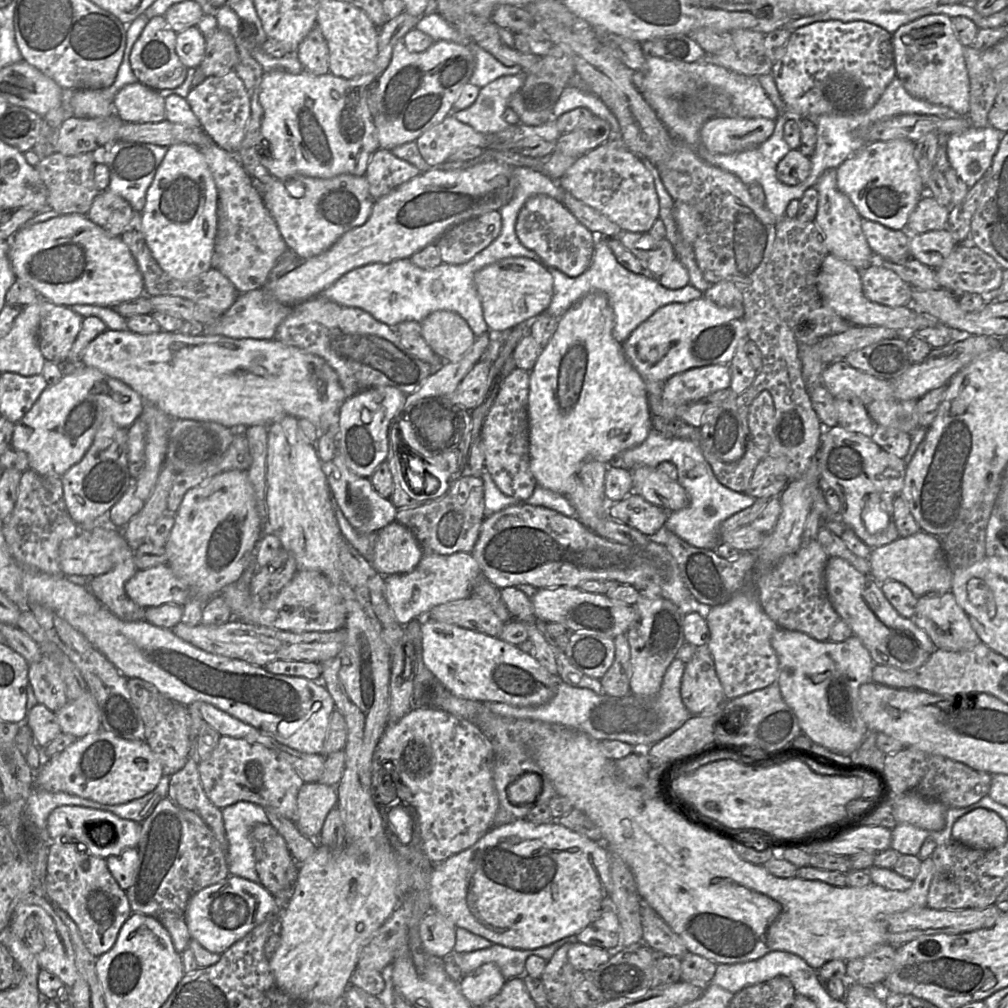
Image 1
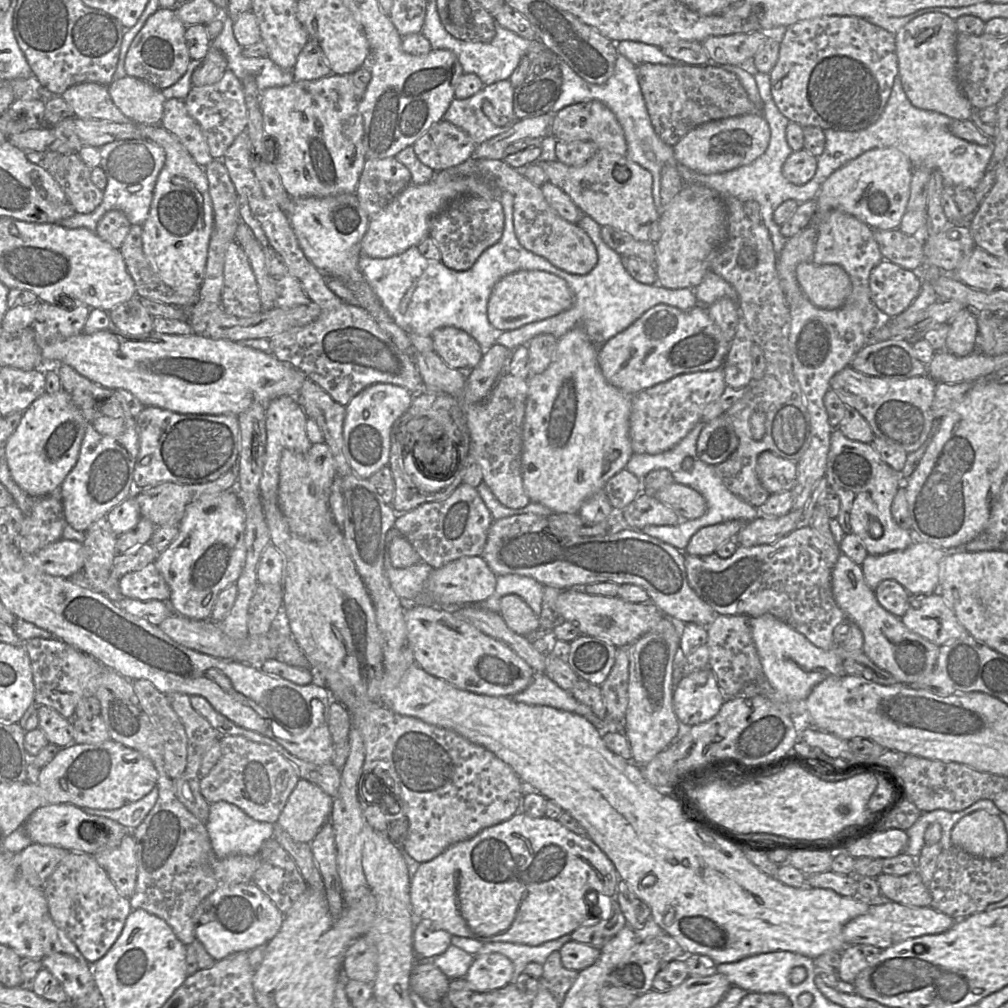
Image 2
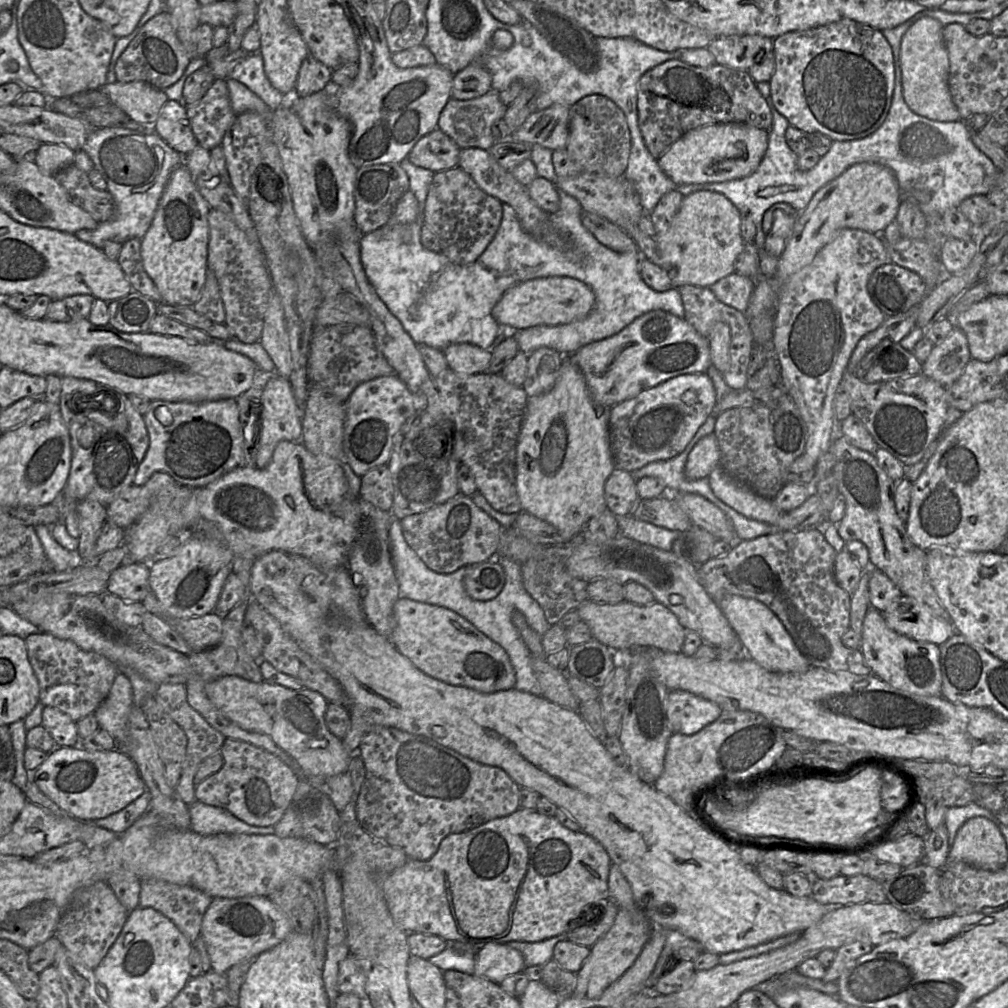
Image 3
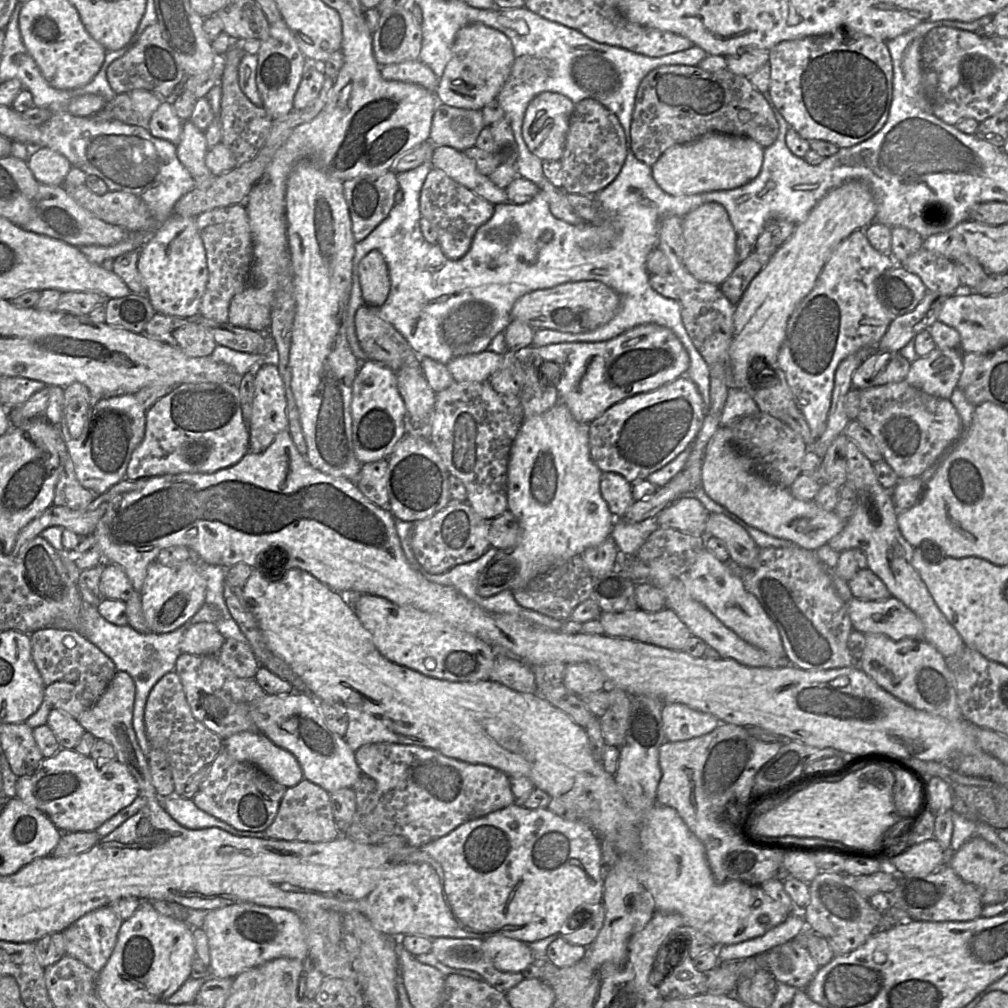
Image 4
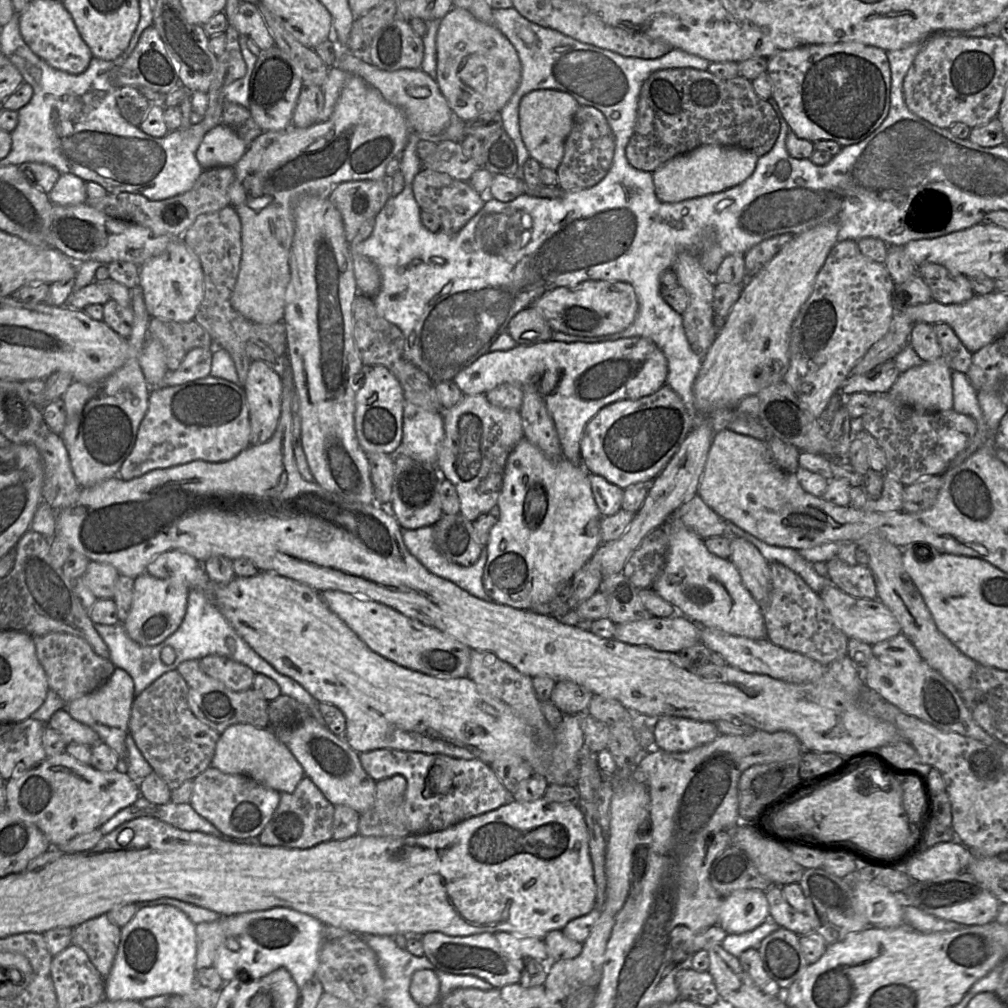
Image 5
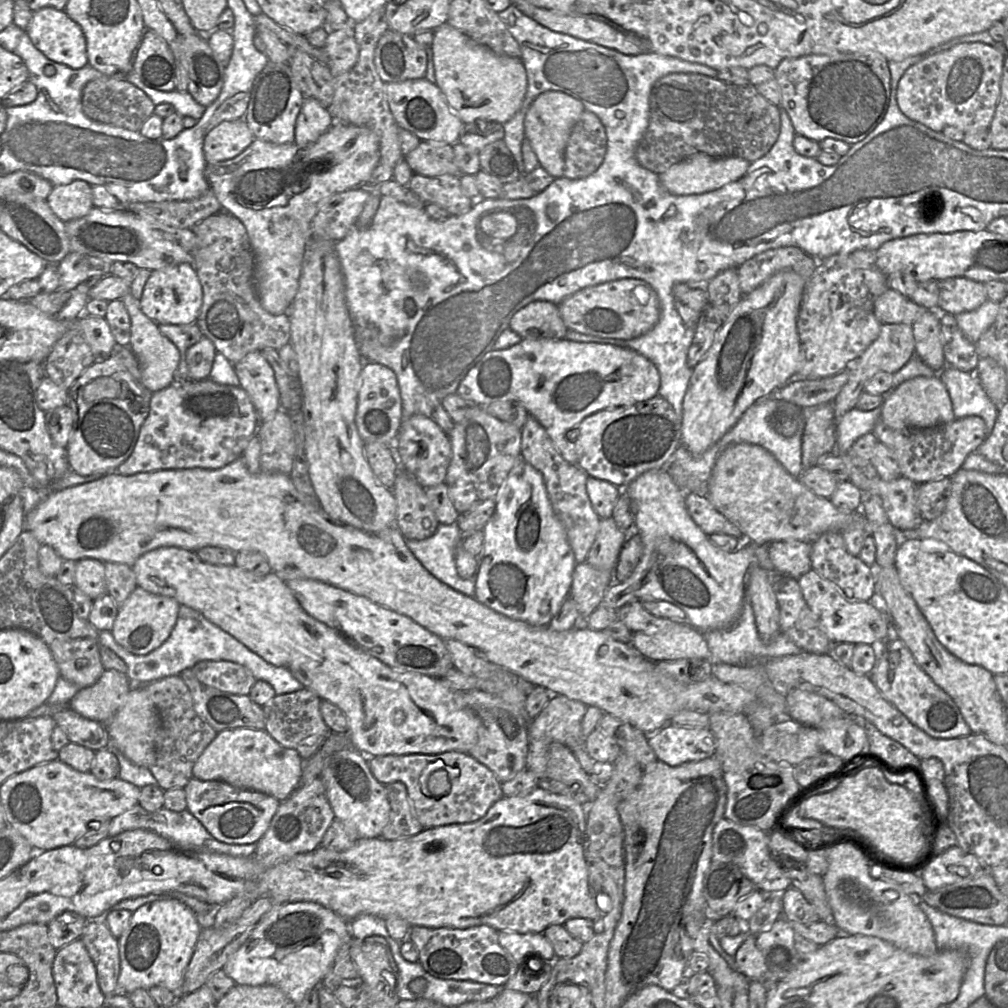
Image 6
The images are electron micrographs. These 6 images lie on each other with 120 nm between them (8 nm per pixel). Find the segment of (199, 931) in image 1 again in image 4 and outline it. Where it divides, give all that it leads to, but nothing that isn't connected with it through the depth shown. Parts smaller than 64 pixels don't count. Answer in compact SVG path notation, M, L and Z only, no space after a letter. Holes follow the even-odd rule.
M237 903L207 912L201 927L208 938L210 976L234 978L247 969L267 961L286 957L305 961L308 958L306 934L300 916L285 908L253 903Z

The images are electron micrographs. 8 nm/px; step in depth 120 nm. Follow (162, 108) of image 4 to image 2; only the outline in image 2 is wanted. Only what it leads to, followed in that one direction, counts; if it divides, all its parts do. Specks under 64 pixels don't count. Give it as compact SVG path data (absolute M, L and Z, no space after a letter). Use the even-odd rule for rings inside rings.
M166 100L159 125L176 136L199 166L205 168L213 160L200 126L188 114L183 100Z

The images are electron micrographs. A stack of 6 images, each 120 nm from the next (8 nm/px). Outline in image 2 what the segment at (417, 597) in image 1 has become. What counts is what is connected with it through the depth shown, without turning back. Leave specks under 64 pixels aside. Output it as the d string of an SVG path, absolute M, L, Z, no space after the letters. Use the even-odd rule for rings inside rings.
M463 556L439 568L432 569L425 592L432 603L441 607L461 607L478 604L490 597L496 586L497 575L480 556Z

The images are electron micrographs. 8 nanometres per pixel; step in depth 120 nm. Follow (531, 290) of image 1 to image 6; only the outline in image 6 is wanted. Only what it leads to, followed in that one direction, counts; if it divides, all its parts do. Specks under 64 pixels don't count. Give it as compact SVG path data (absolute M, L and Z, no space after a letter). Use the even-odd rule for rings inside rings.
M627 278L583 288L558 304L569 330L602 337L629 340L652 329L659 321L661 305L656 291L647 282Z

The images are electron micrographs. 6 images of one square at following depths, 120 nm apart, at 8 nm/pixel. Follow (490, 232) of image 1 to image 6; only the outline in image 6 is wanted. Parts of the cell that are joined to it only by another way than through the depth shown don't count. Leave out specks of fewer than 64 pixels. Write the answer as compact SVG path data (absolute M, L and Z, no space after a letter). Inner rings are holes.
M414 173L407 186L426 204L437 204L450 216L465 214L475 202L464 194L460 177L455 175L428 177Z

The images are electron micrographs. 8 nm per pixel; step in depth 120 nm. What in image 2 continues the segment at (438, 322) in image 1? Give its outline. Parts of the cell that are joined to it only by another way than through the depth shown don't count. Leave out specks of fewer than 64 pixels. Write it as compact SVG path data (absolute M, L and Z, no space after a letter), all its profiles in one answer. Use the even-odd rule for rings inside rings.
M452 326L433 331L434 351L449 366L469 371L480 362L484 350L467 332Z

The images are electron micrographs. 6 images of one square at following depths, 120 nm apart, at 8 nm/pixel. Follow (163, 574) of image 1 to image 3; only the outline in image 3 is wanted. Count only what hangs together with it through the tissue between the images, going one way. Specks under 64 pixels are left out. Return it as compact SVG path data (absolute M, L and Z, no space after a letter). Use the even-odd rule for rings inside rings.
M126 561L110 573L106 593L128 602L142 602L151 592L150 565Z

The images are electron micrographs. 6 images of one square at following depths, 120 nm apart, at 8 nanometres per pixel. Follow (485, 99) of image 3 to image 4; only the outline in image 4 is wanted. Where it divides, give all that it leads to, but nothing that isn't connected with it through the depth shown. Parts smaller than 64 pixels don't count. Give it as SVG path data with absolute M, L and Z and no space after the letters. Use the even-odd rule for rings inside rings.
M440 103L433 114L429 140L435 146L450 146L464 151L475 146L485 127L481 110Z

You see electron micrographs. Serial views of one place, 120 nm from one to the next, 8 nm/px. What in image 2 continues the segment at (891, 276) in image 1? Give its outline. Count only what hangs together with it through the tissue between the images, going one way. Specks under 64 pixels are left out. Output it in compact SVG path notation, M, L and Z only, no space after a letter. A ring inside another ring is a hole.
M882 259L869 276L870 298L884 317L894 317L905 311L921 290L918 272L905 269Z

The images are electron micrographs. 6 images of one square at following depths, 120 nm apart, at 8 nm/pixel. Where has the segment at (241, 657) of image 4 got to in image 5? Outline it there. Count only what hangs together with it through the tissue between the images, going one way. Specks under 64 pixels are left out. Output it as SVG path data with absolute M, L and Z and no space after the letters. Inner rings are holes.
M208 655L199 660L201 670L210 677L221 681L233 691L251 688L255 672L242 663L222 655Z

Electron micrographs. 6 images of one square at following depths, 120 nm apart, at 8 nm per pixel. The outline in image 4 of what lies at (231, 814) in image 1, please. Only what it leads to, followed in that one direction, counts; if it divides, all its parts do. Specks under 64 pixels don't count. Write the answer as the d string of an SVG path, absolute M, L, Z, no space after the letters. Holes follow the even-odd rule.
M170 796L162 799L162 806L169 816L183 827L202 829L216 827L240 837L263 838L264 831L238 830L226 822L199 809L193 799L180 796Z

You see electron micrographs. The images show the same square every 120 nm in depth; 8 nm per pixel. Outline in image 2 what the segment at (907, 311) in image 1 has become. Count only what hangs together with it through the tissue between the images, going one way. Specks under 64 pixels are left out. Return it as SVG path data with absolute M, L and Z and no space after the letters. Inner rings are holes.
M803 262L798 265L796 276L808 300L818 308L840 308L852 290L848 273L837 264Z

